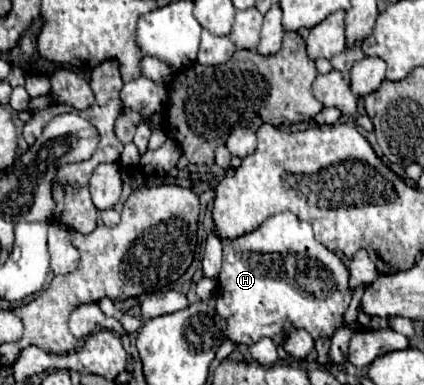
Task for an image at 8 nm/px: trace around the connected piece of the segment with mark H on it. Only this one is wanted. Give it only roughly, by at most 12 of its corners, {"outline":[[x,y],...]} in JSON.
{"outline":[[291,212],[223,244],[235,344],[345,326],[337,252]]}

